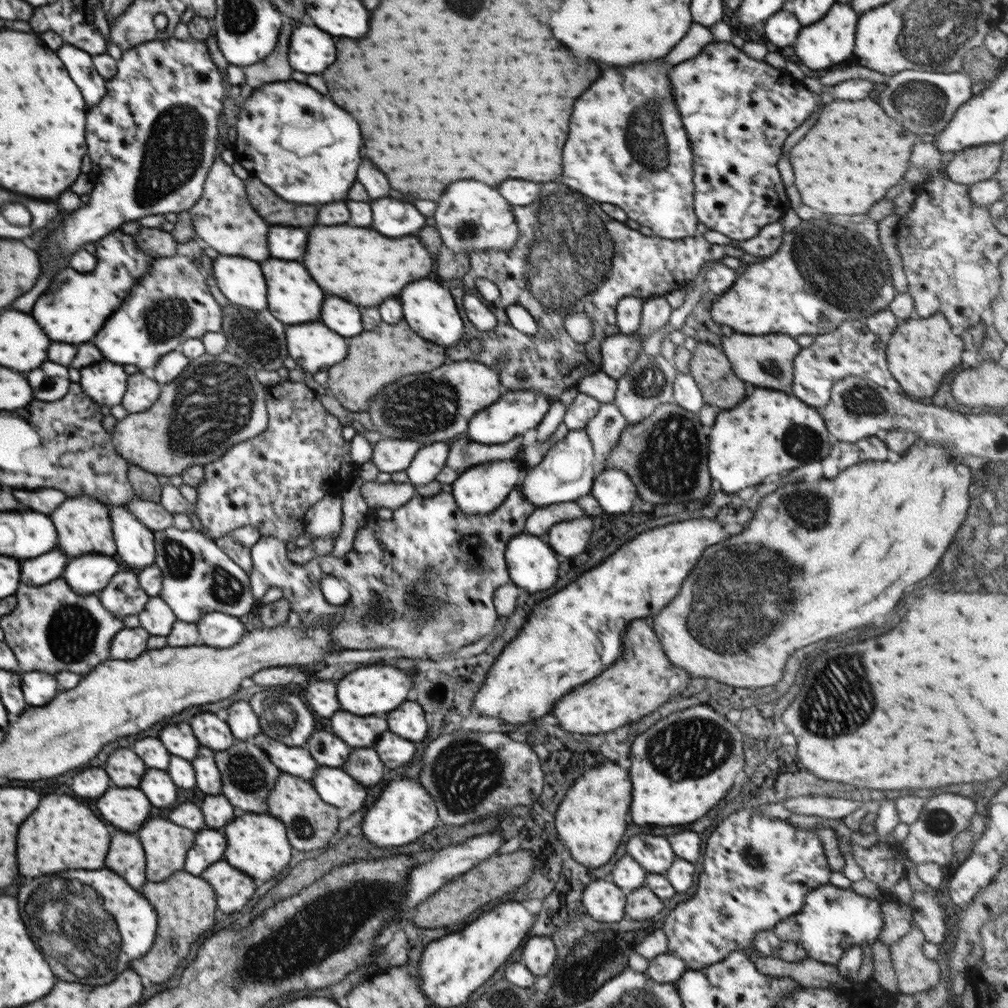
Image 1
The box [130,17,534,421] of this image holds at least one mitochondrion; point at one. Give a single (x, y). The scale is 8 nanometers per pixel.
(167, 317)

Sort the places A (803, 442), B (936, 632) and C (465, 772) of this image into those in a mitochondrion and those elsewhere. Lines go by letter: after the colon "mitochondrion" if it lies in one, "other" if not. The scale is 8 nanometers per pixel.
A: mitochondrion
B: other
C: mitochondrion

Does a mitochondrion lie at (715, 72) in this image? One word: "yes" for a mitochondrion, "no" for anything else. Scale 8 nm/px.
no

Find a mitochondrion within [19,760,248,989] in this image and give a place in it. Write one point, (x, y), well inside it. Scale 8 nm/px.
(66, 915)

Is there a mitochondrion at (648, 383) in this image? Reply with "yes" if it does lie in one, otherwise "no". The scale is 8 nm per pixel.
yes

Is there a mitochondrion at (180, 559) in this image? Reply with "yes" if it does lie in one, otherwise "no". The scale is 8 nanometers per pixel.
yes

